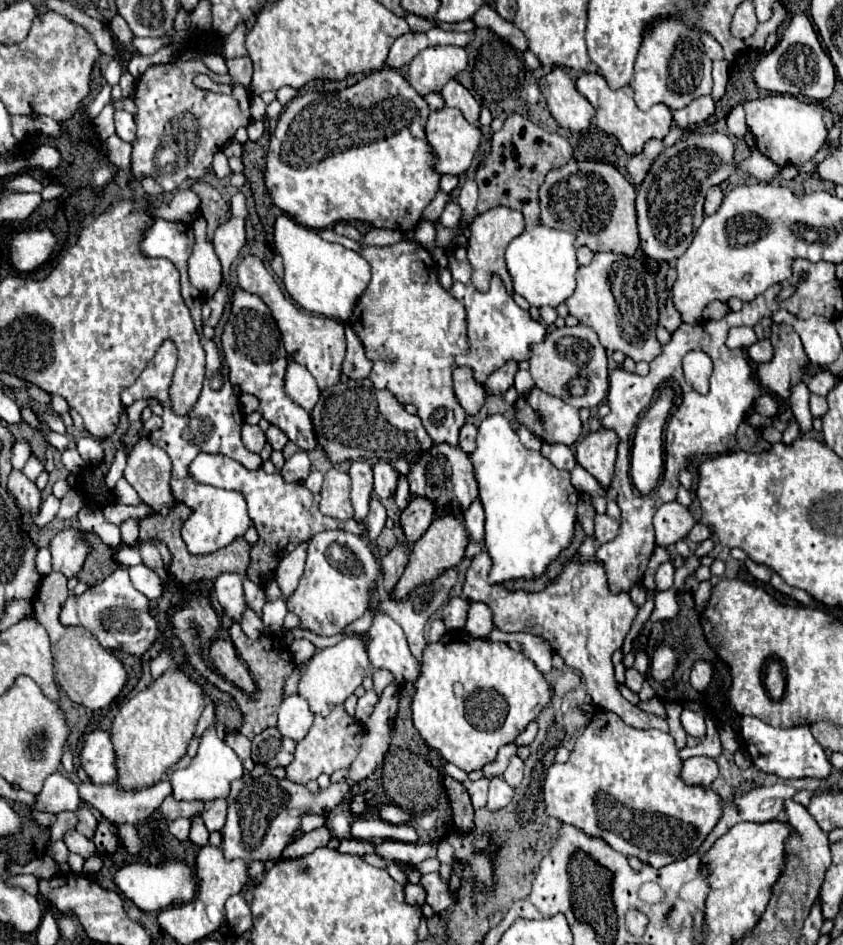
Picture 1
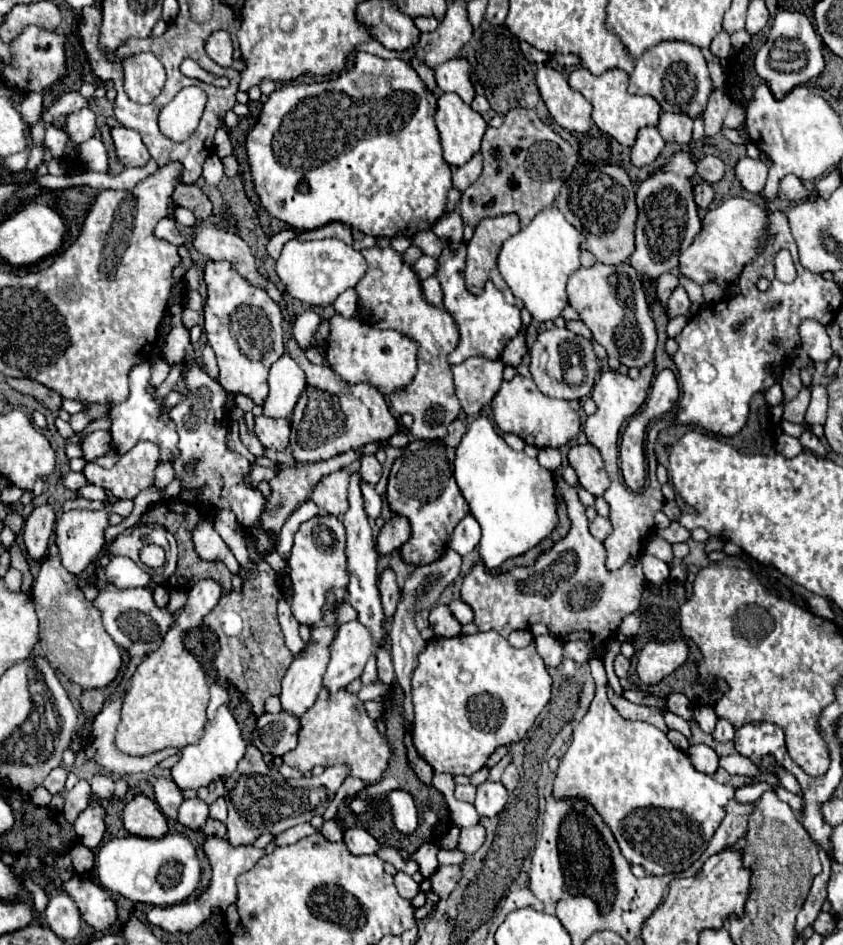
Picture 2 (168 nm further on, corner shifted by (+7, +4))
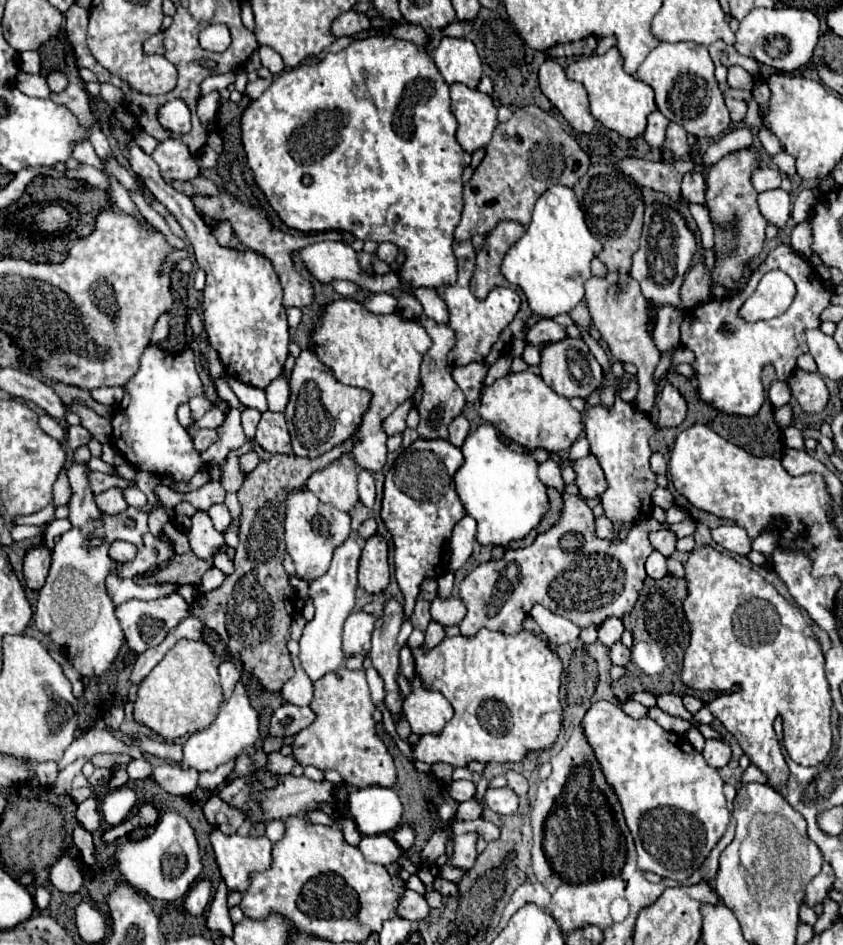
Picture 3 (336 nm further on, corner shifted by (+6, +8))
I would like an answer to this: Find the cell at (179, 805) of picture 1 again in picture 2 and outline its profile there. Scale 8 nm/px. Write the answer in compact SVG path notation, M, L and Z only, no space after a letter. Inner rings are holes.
M217 780L217 782L211 782L207 788L199 788L197 790L197 798L203 800L205 804L211 804L215 802L219 796L225 794L225 786L223 786L225 780Z

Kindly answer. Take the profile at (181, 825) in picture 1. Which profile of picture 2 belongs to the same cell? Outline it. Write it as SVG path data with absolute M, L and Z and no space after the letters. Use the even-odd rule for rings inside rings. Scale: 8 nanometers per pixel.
M159 778L155 782L155 800L167 818L173 818L173 820L177 818L177 808L183 802L183 796L173 780Z

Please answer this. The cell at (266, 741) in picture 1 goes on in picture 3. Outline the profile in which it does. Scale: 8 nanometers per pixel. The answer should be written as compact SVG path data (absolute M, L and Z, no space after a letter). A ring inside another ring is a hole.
M284 704L278 710L274 710L272 720L270 720L270 736L290 736L298 734L306 726L314 722L316 714L312 714L310 706L294 706L294 704Z

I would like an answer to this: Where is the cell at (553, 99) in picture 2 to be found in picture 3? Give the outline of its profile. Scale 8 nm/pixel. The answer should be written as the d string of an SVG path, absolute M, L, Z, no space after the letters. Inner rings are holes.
M548 58L540 66L540 90L560 110L576 132L590 134L596 120L588 108L588 94L580 82L568 80L564 68Z

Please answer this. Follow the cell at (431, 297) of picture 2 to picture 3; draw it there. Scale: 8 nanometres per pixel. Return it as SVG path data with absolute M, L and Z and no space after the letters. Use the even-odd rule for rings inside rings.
M418 288L416 290L416 298L420 300L424 314L428 318L432 318L438 324L448 324L448 308L444 306L444 300L438 298L436 290L432 288Z

